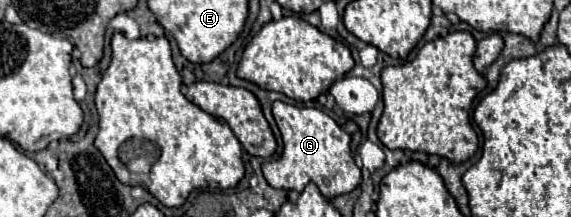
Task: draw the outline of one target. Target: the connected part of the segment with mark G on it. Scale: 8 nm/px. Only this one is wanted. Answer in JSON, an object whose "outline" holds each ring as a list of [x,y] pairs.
{"outline":[[[282,101],[274,103],[272,115],[286,145],[278,159],[262,165],[262,173],[272,187],[302,191],[308,183],[316,183],[326,199],[334,199],[360,185],[362,175],[352,157],[350,135],[330,115],[314,107],[294,107]]]}

